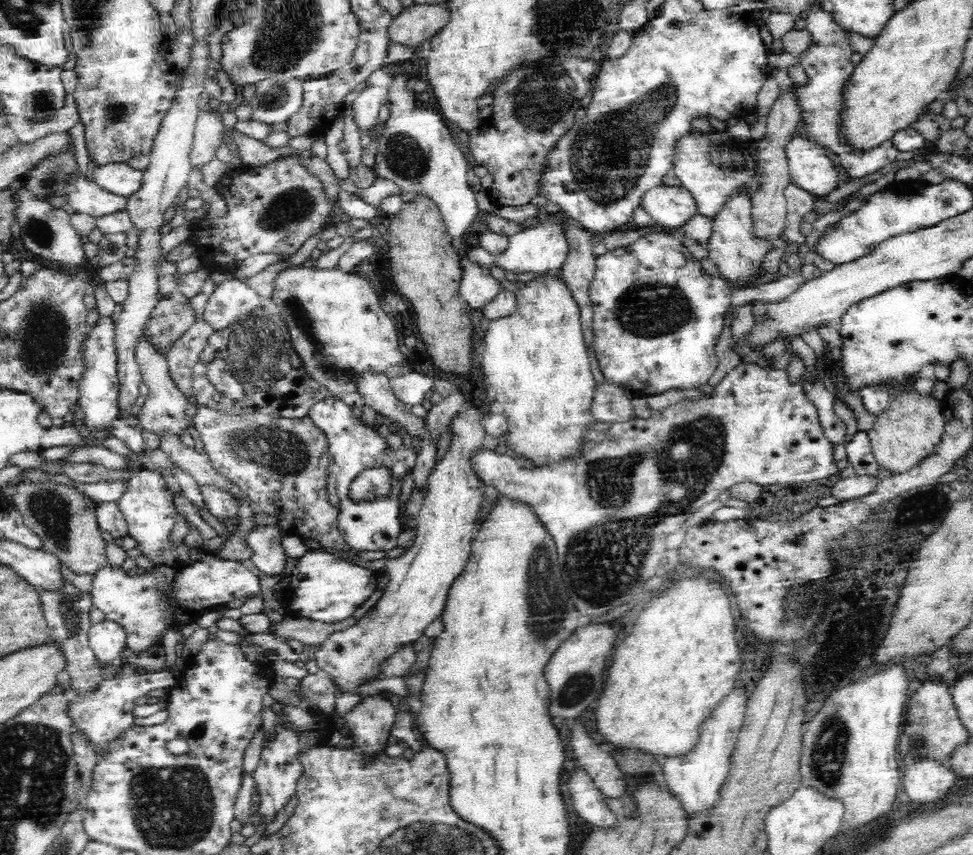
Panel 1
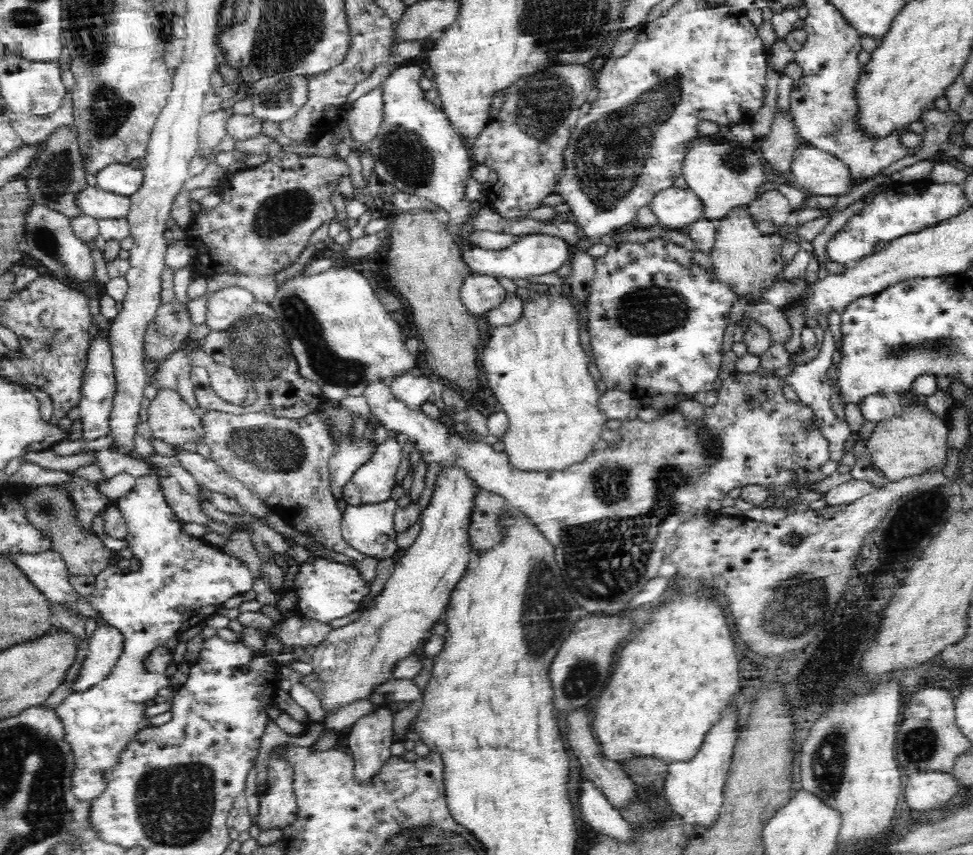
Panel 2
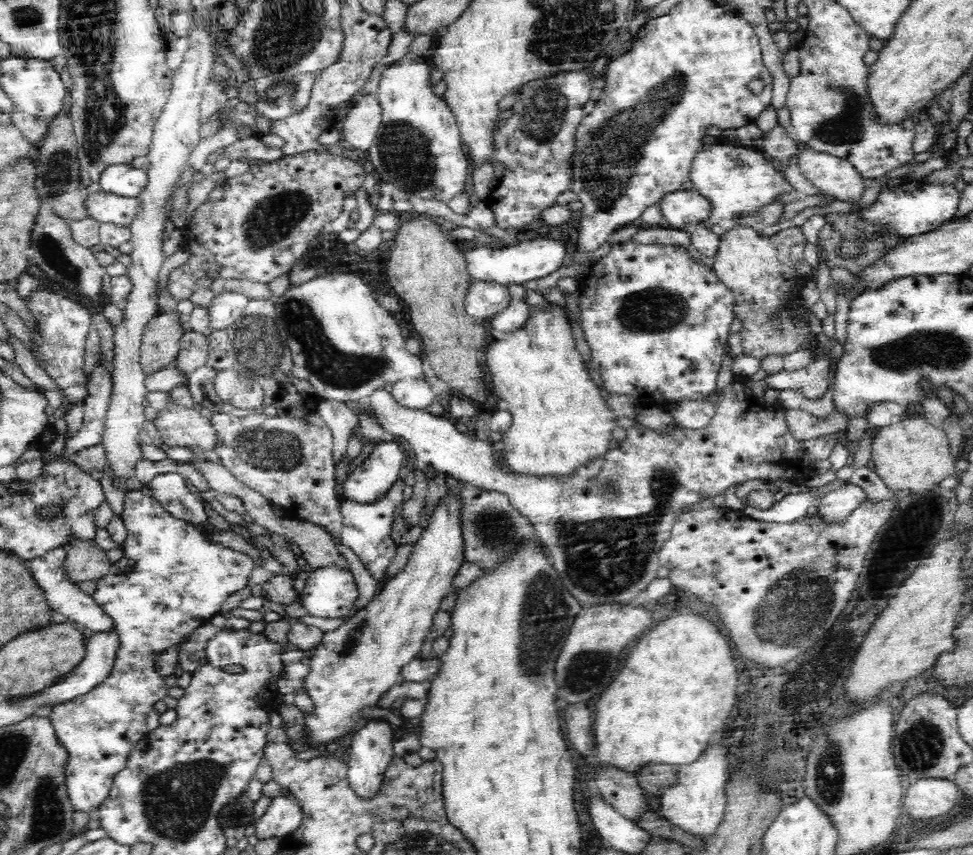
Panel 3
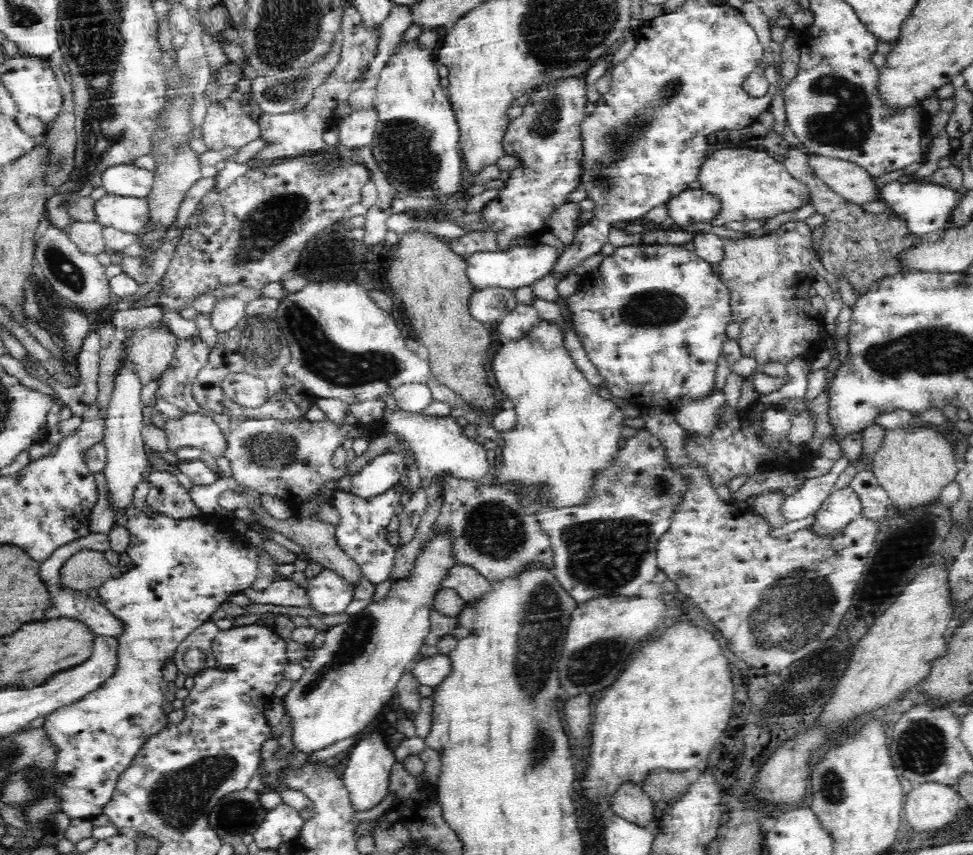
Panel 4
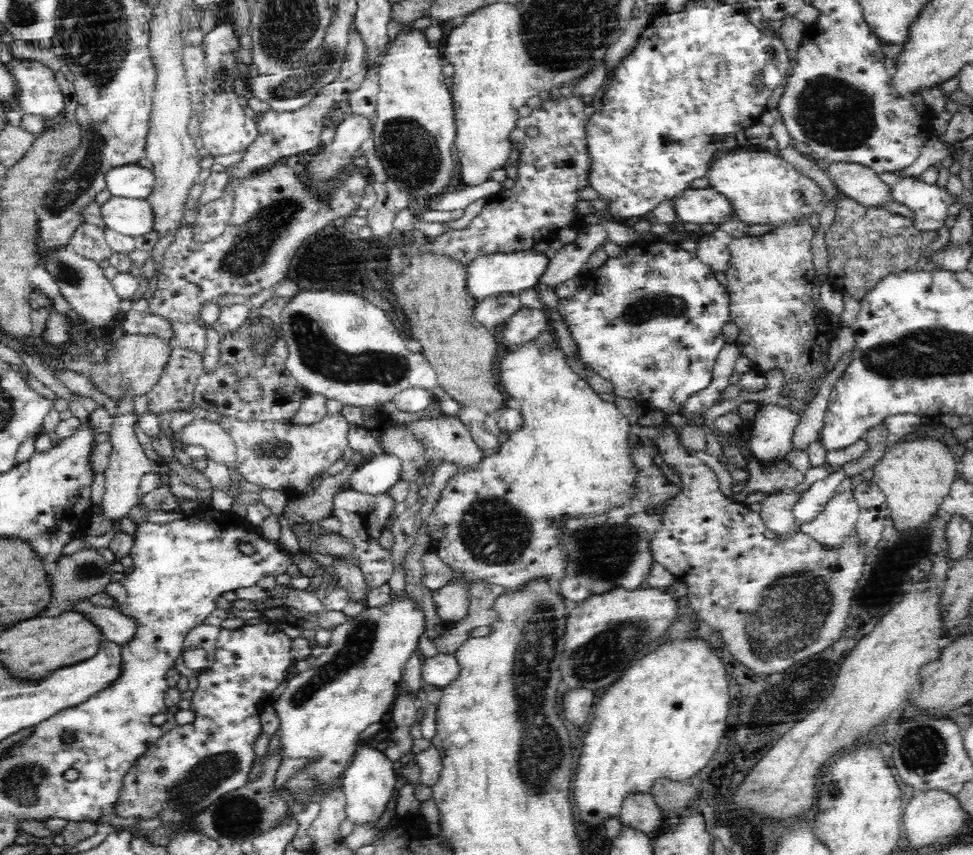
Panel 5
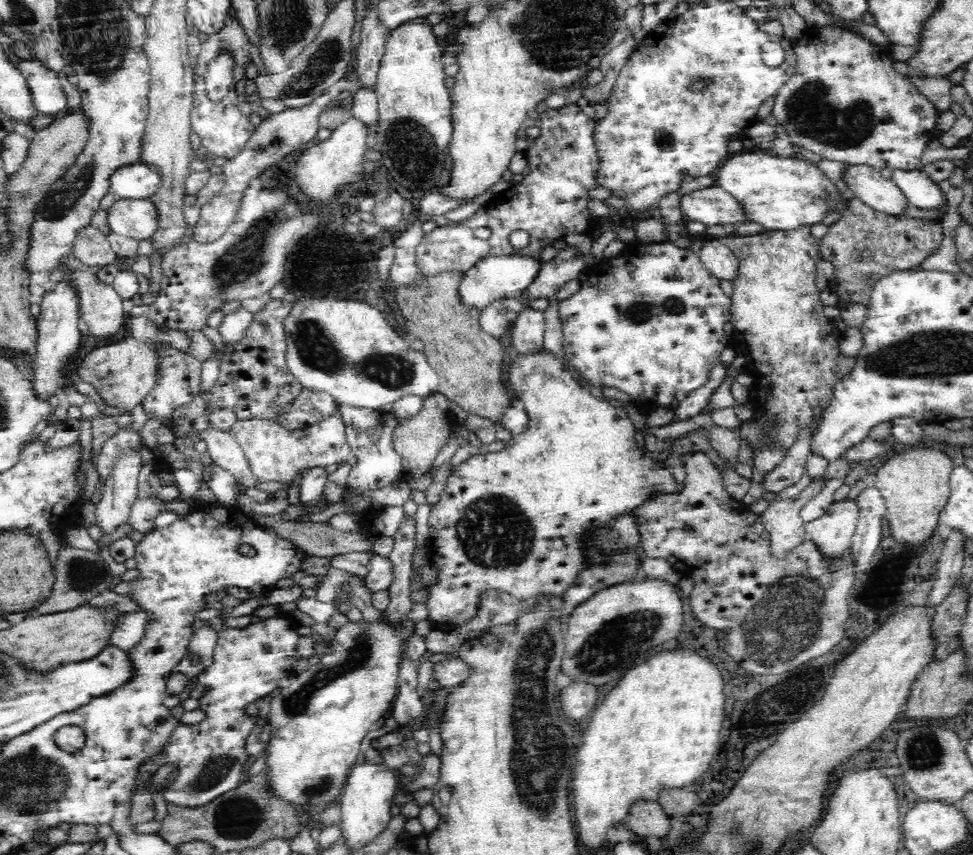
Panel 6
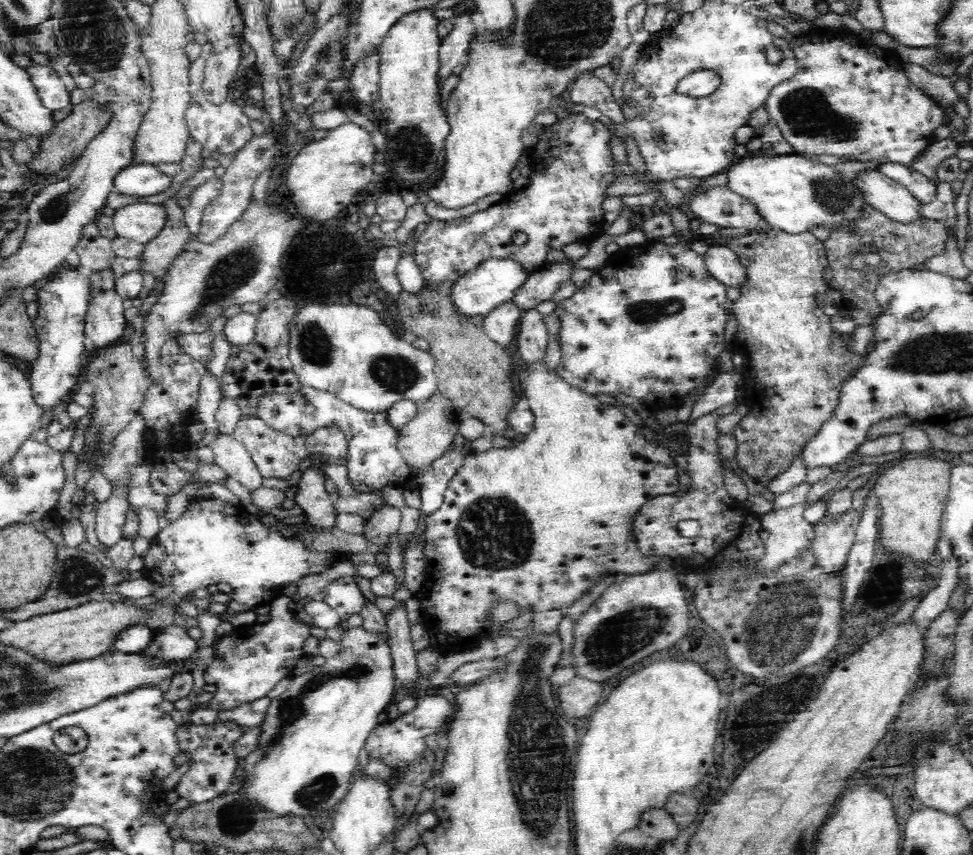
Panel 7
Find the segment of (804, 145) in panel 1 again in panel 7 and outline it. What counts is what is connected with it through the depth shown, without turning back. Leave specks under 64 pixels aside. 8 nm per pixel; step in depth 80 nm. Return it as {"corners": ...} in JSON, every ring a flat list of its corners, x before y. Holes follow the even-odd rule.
{"corners":[[879,170,862,171,852,181,870,208,881,211,892,221,916,222,922,219,922,205,902,184]]}

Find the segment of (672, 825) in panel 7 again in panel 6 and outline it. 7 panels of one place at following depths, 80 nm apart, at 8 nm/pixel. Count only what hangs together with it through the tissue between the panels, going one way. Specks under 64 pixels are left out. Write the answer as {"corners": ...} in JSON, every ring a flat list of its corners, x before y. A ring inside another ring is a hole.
{"corners":[[638,800,632,802,628,816,624,820,626,827,637,834,638,838,656,836,664,838,670,832,670,816,656,800]]}

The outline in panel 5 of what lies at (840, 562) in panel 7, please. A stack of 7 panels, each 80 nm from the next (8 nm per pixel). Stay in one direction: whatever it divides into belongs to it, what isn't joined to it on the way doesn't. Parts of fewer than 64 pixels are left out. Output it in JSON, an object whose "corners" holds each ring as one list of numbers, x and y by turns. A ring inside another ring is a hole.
{"corners":[[852,490,836,493,820,514,799,528,824,546,838,546,855,528,860,507]]}

